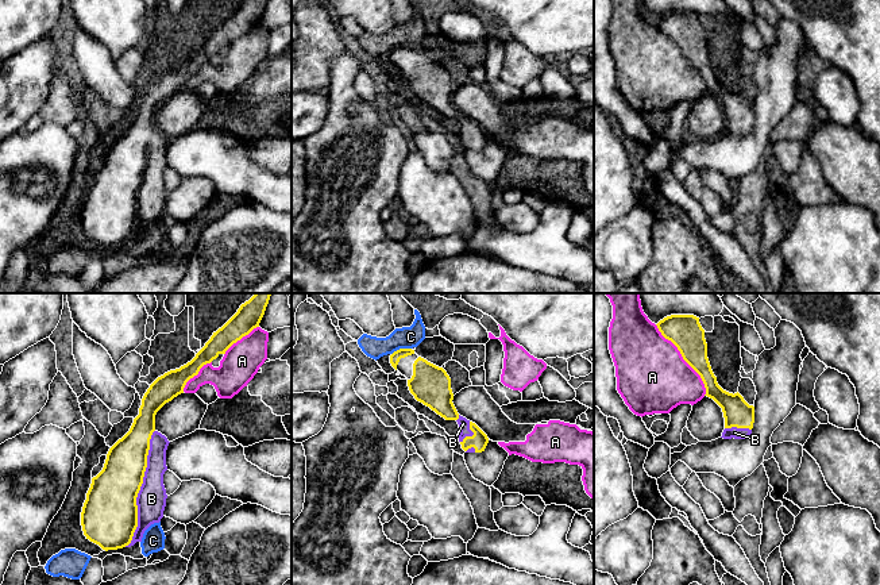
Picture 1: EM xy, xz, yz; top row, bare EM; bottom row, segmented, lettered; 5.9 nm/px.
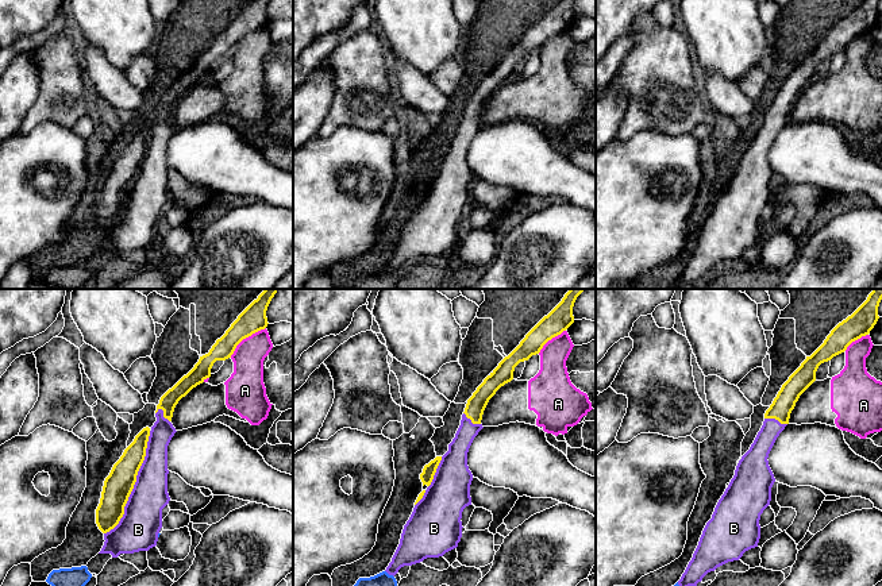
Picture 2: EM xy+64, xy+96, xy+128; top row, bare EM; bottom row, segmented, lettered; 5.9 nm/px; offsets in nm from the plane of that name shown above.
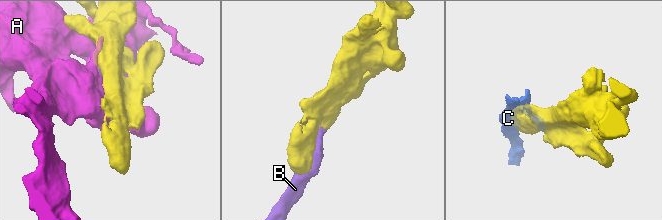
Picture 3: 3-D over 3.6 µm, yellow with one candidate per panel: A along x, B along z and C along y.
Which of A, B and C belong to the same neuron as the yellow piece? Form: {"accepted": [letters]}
{"accepted": ["B"]}

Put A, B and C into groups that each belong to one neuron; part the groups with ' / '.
A / B / C

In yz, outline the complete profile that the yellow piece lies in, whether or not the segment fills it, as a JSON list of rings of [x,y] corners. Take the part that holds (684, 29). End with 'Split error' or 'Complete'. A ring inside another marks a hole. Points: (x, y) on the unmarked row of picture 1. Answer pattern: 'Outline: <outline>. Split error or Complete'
Outline: [[[671,12],[657,22],[661,32],[671,38],[683,57],[700,73],[707,95],[713,96],[723,109],[723,136],[745,136],[752,131],[754,104],[737,91],[723,88],[714,73],[709,55],[705,27],[694,12]]]. Split error

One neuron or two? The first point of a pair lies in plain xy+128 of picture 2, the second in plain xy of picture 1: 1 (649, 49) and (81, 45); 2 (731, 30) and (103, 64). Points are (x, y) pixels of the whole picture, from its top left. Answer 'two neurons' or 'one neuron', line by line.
1: two neurons
2: two neurons

